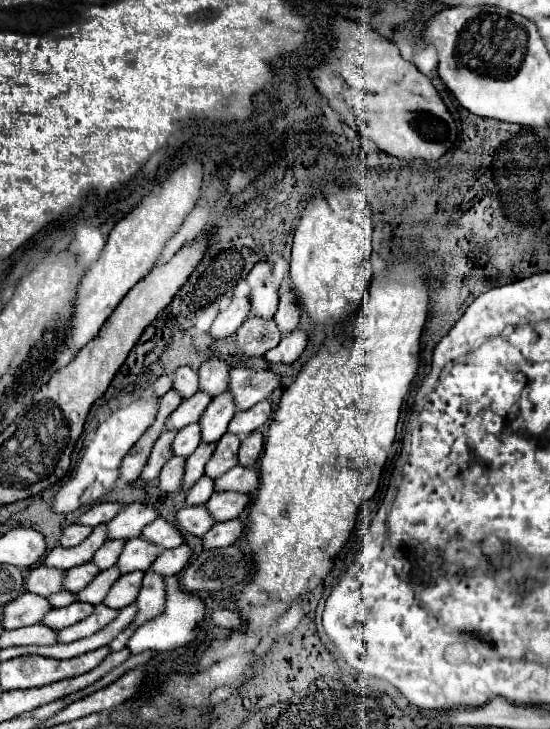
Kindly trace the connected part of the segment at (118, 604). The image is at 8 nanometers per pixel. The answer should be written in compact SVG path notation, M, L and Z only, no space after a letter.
M132 571L132 573L120 575L120 579L108 591L104 605L110 609L124 609L124 607L132 605L136 601L138 591L140 591L142 577L144 577L142 571Z

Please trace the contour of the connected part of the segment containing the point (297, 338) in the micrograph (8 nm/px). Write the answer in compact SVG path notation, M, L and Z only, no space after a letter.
M294 331L292 335L282 337L282 341L278 343L278 347L274 347L272 351L268 351L264 355L264 359L268 363L284 363L284 365L292 365L294 361L298 361L298 357L302 355L302 351L306 349L306 333L304 331Z

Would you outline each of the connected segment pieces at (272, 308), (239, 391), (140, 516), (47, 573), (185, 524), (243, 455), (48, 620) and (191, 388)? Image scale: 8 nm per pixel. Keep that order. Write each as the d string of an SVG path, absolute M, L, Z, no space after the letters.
M256 263L246 277L250 285L250 315L272 319L278 307L278 291L272 283L272 267L268 263Z
M232 369L228 391L234 397L236 409L246 411L256 403L264 401L278 387L278 375L272 371L254 371L254 369Z
M130 503L120 509L120 515L110 519L106 523L108 539L134 539L142 533L142 527L152 523L156 519L156 509L154 505L144 505L144 503Z
M38 565L24 579L24 591L36 593L36 595L42 595L42 597L48 597L48 595L58 593L62 589L60 587L62 577L64 577L64 571Z
M182 507L176 515L176 521L186 535L194 537L204 537L206 531L214 525L206 507Z
M254 431L252 435L242 439L240 445L240 465L242 467L254 467L260 459L260 453L264 449L264 437L260 431Z
M76 601L76 603L68 605L68 607L64 607L64 609L50 609L40 623L44 623L46 627L58 631L58 629L64 629L64 627L70 627L70 625L82 621L84 617L90 615L92 609L94 607L90 603L78 603Z
M180 367L174 373L174 389L182 399L190 399L198 391L198 373L192 367Z

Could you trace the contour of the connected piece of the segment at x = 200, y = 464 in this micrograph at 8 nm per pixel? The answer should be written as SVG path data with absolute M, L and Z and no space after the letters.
M204 443L198 445L198 449L186 459L186 469L184 469L184 481L182 481L182 487L180 491L188 491L196 479L200 479L204 475L204 465L206 461L210 459L214 447L204 447Z

